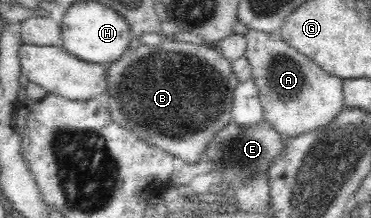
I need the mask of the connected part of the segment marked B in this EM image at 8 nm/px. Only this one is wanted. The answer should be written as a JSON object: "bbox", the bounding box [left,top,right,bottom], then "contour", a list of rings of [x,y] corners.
{"bbox":[104,38,238,164],"contour":[[[164,38],[158,45],[149,47],[144,44],[140,44],[136,48],[129,47],[128,51],[125,51],[124,55],[120,56],[116,61],[107,64],[106,69],[106,91],[104,94],[108,97],[108,111],[112,122],[116,123],[123,129],[128,129],[131,133],[134,133],[139,141],[144,141],[147,145],[155,147],[156,149],[162,149],[164,153],[168,153],[171,157],[177,160],[178,164],[196,164],[202,161],[202,155],[204,155],[204,149],[210,145],[212,139],[216,139],[216,133],[220,129],[224,129],[228,123],[231,123],[231,112],[234,101],[234,92],[236,91],[238,80],[234,75],[231,68],[231,63],[218,52],[215,46],[194,43],[180,42],[175,38]]]}

